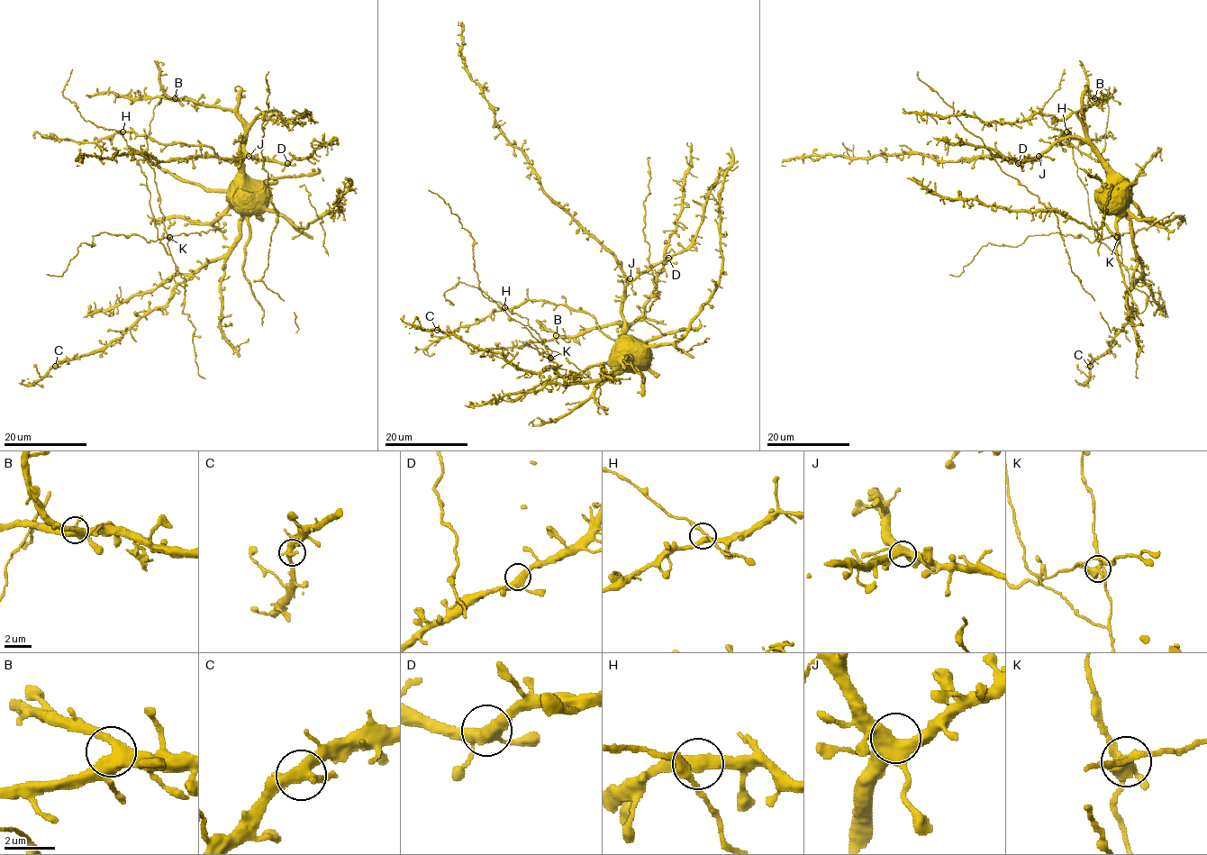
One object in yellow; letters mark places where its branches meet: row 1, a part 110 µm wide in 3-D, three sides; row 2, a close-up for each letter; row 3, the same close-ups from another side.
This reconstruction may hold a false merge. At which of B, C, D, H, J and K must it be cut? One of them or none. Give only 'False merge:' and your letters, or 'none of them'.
False merge: K

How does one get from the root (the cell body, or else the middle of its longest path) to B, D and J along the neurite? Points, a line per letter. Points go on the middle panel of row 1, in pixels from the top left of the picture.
B: (635, 350), (637, 350), (623, 345), (626, 328), (622, 324), (603, 325), (573, 336), (556, 335)
D: (635, 350), (625, 348), (623, 344), (622, 290), (641, 274), (668, 258)
J: (635, 350), (637, 350), (633, 348), (625, 348), (621, 316), (622, 290), (630, 278)

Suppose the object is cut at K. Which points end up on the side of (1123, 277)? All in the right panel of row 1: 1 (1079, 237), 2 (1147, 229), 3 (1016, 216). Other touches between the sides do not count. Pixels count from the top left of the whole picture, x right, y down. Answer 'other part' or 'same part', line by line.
1: other part
2: other part
3: same part

